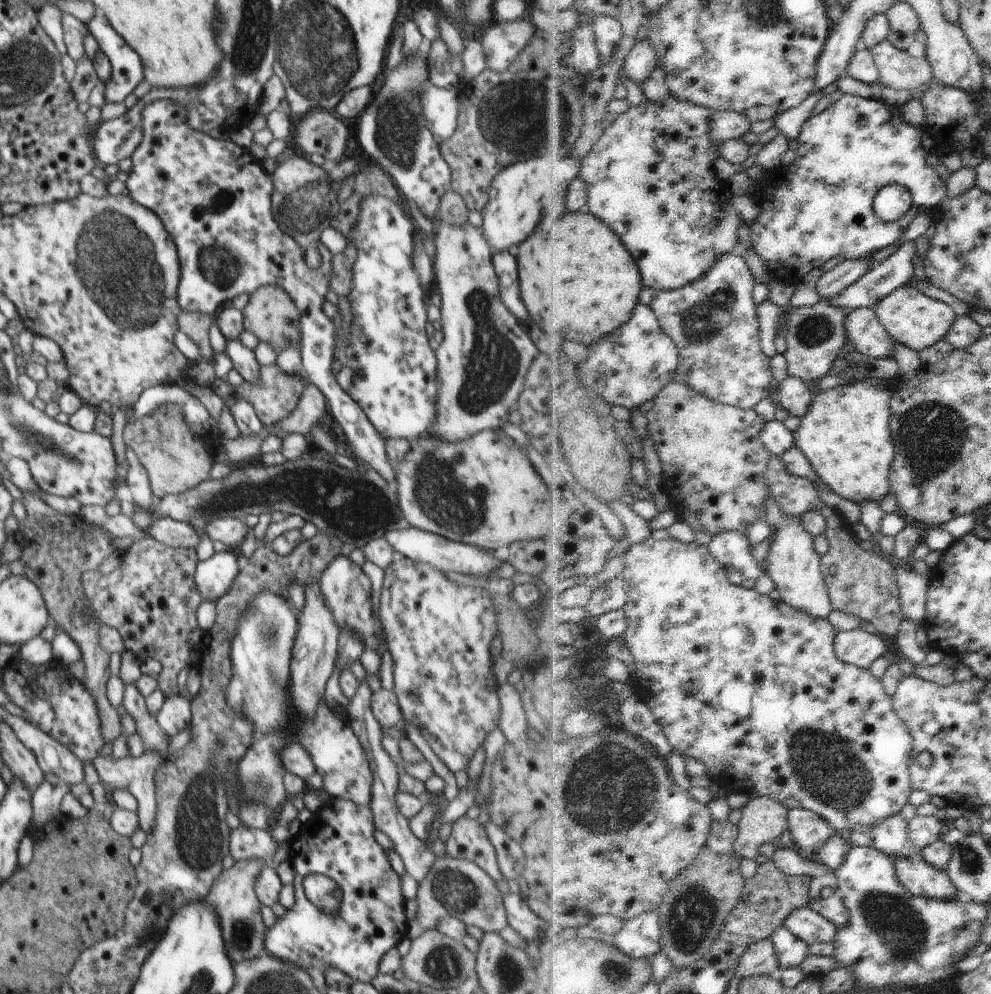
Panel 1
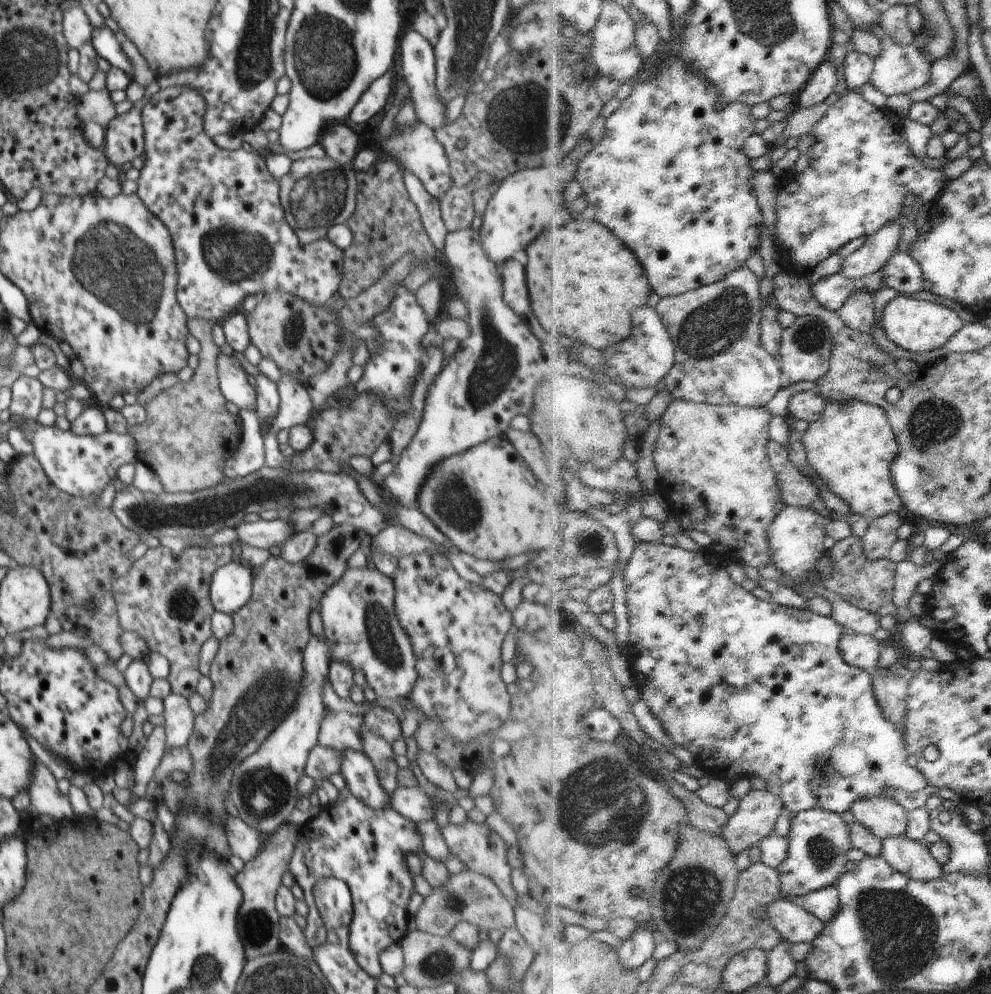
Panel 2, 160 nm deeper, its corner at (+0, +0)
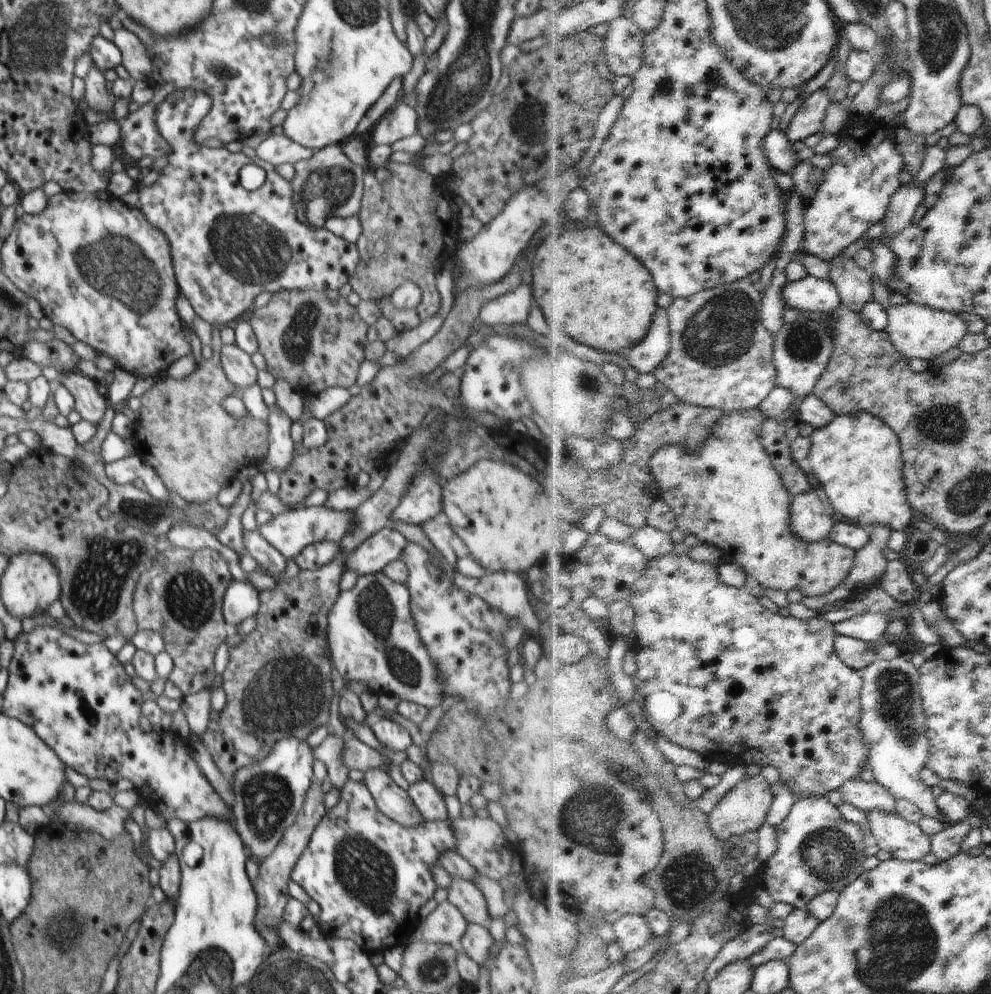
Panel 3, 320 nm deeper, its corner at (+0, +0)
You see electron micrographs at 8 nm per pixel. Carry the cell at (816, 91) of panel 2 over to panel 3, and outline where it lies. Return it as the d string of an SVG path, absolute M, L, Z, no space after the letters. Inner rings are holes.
M826 88L812 93L791 119L785 130L786 134L797 143L822 133L832 105L832 99Z

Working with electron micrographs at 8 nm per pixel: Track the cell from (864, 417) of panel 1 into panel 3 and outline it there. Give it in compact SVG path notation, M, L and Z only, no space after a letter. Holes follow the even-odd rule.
M864 410L838 417L830 426L818 429L812 440L809 462L835 512L846 516L850 522L860 527L872 529L876 525L884 525L908 533L914 522L912 517L915 511L907 491L903 442L887 422Z

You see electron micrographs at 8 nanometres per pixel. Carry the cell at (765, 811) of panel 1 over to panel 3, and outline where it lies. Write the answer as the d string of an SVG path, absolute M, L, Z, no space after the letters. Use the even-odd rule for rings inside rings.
M764 774L743 778L720 802L711 814L711 827L729 845L746 832L759 831L774 804L772 785Z

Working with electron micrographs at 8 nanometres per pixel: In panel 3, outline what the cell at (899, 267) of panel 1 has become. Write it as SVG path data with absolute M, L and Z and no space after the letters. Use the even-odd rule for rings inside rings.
M808 275L804 280L788 283L783 292L787 308L795 308L804 313L834 313L843 304L843 298L837 284L831 277L828 280L820 280Z

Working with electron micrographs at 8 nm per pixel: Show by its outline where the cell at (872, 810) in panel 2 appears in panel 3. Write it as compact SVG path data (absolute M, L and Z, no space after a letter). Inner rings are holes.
M852 779L840 788L842 799L864 812L882 809L889 813L897 812L898 798L881 782Z

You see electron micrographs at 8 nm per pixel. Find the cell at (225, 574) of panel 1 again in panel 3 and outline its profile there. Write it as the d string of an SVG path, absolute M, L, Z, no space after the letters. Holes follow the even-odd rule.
M232 580L223 596L223 617L229 629L255 617L259 610L259 593L250 583Z

